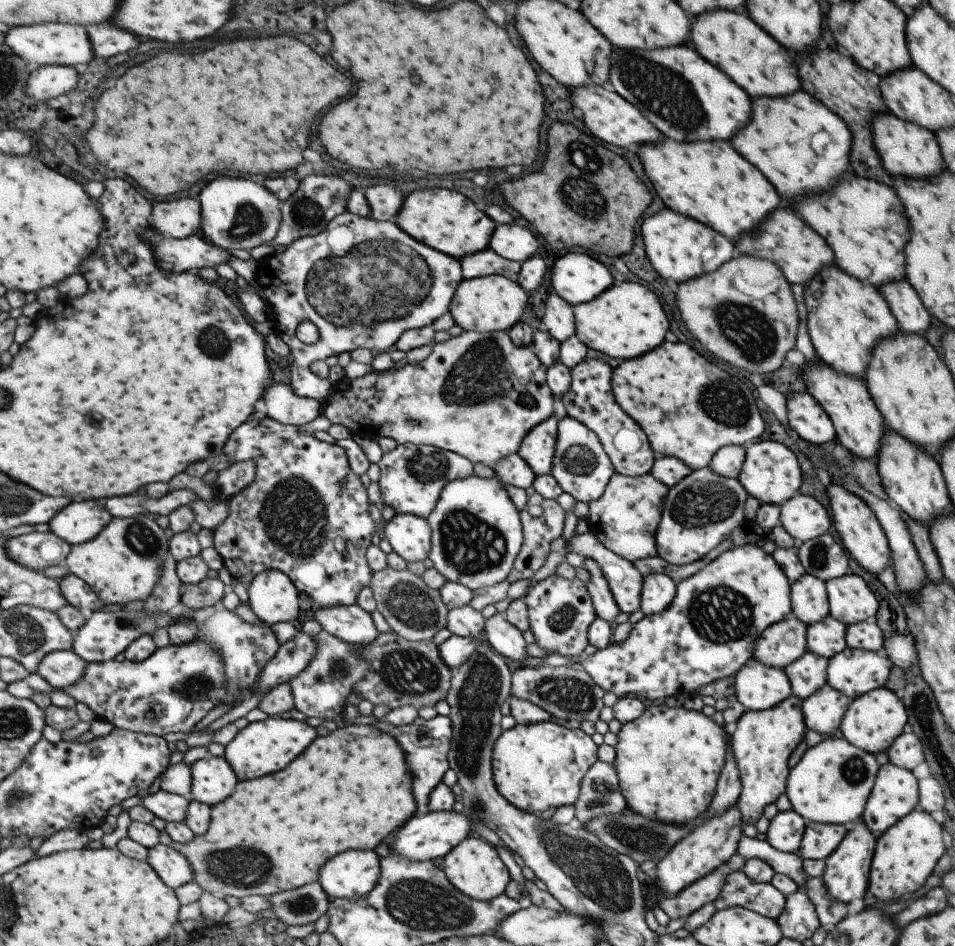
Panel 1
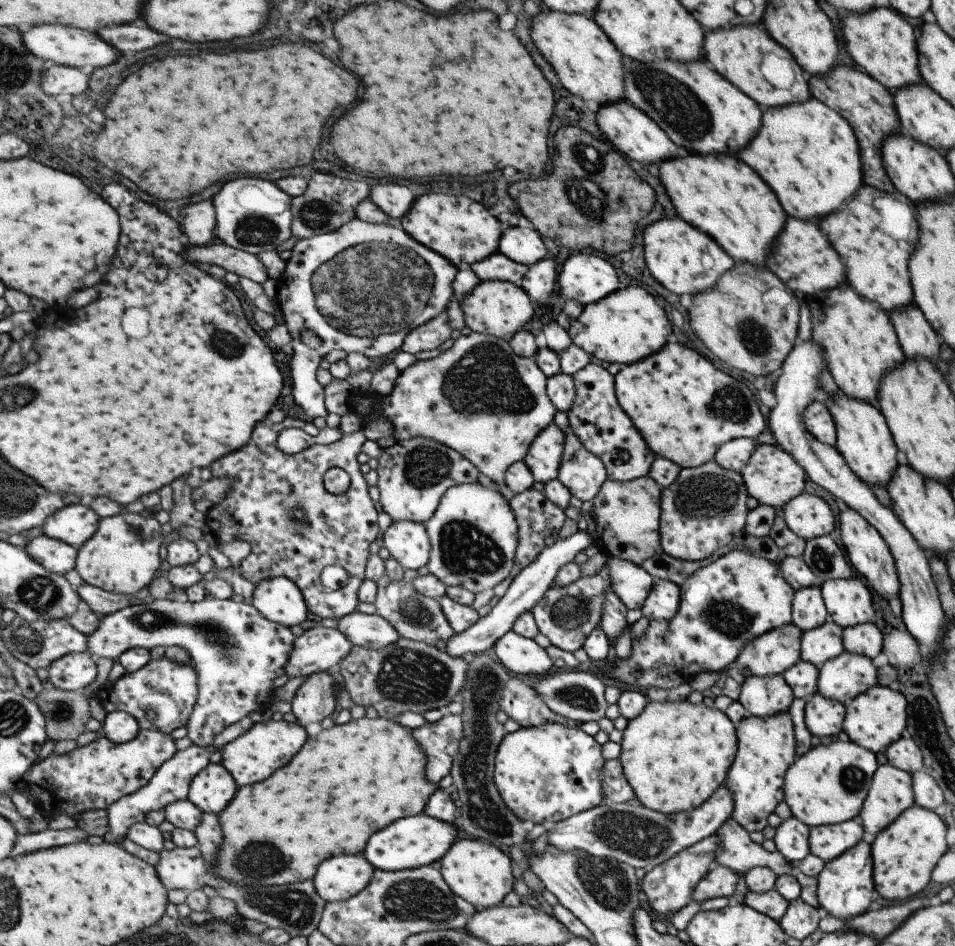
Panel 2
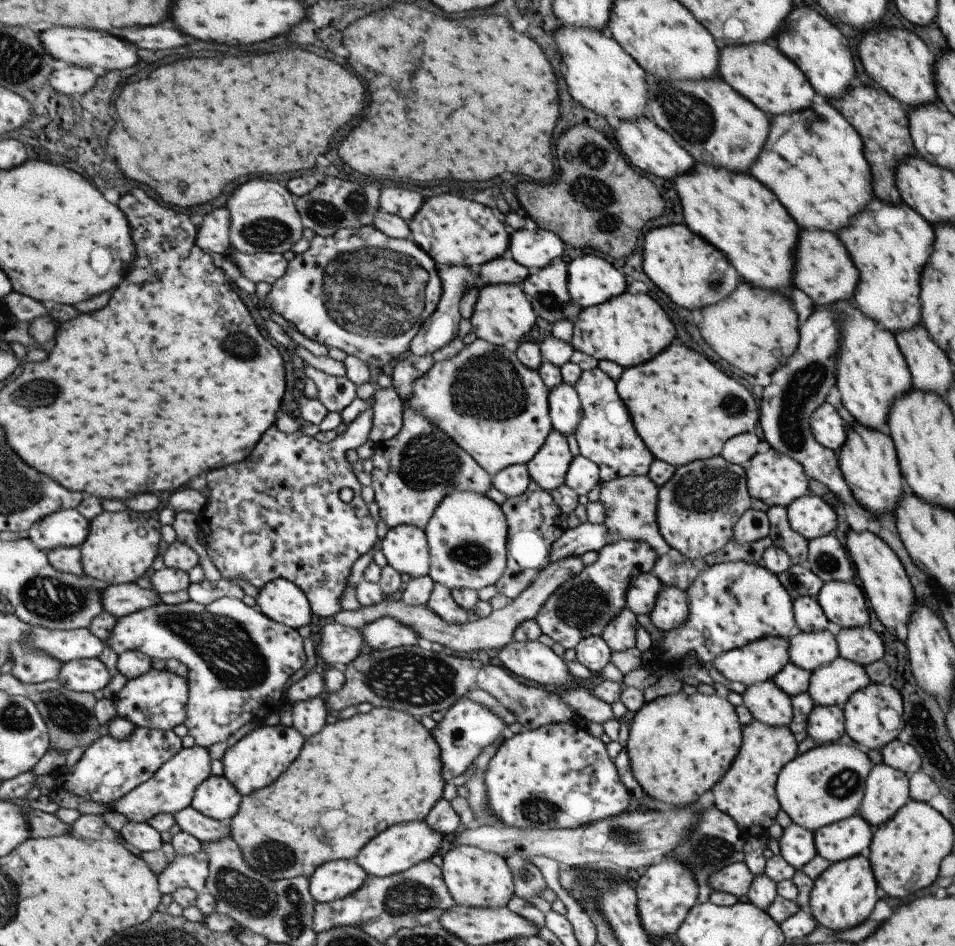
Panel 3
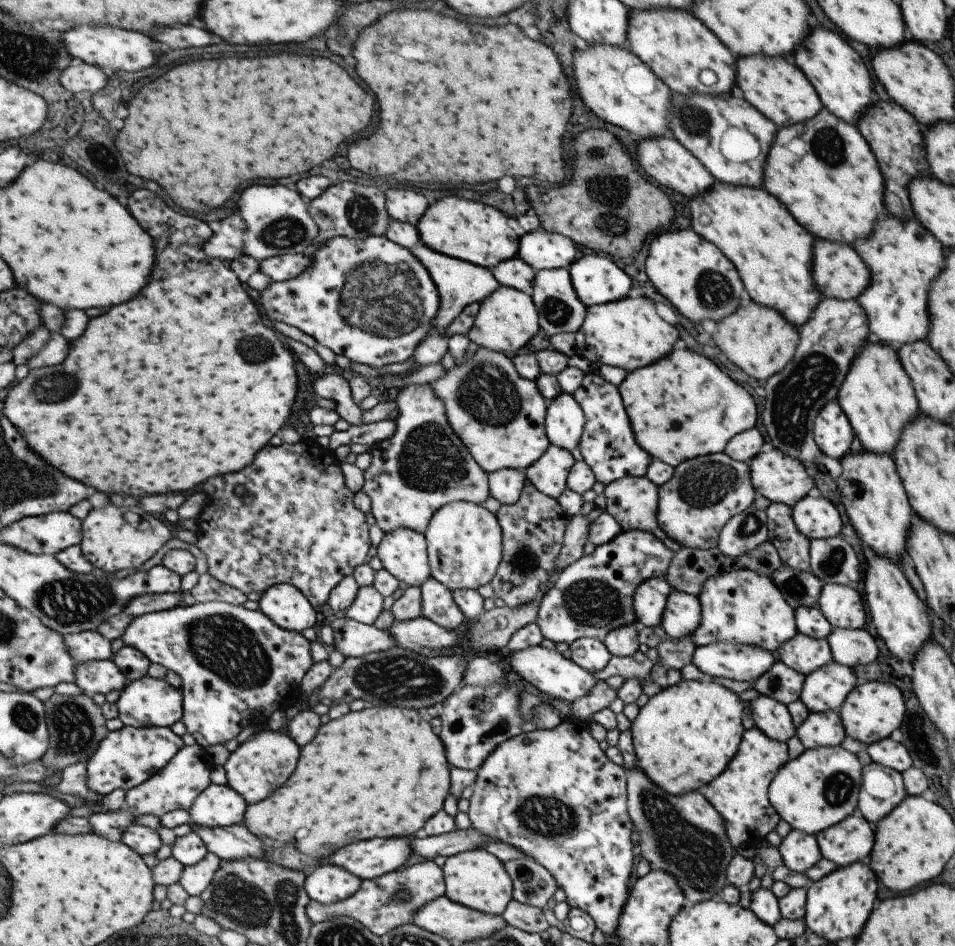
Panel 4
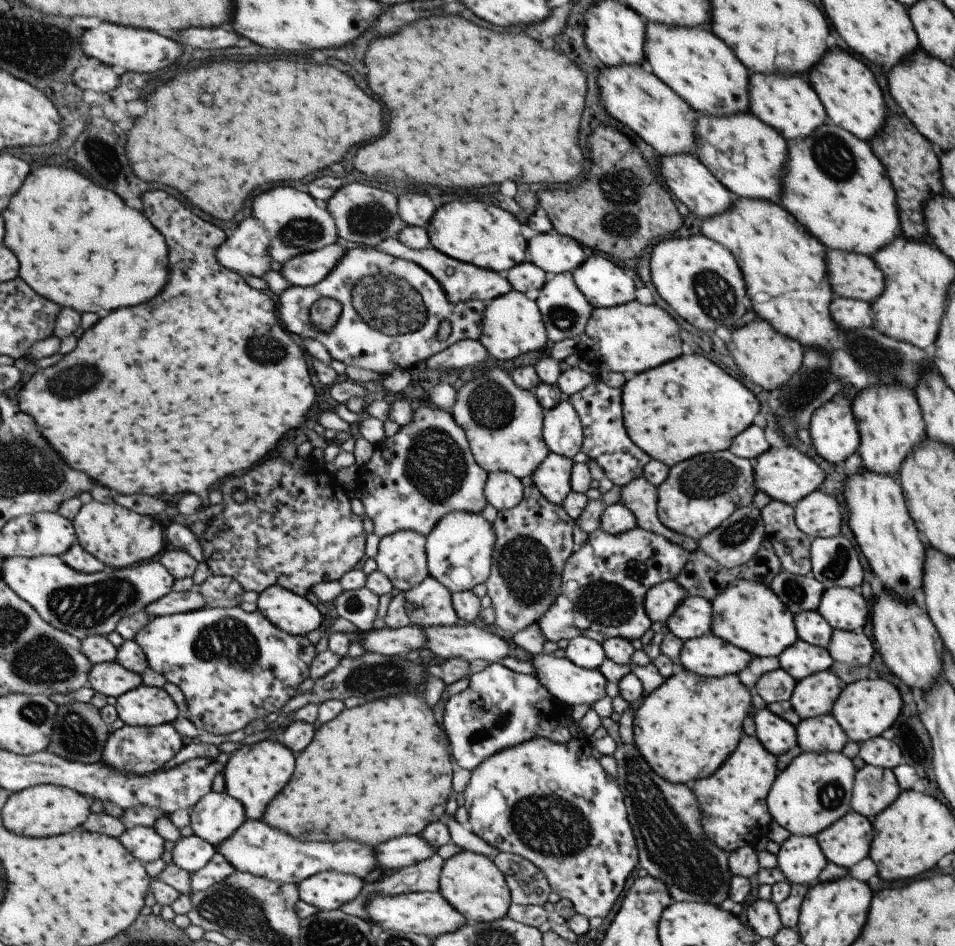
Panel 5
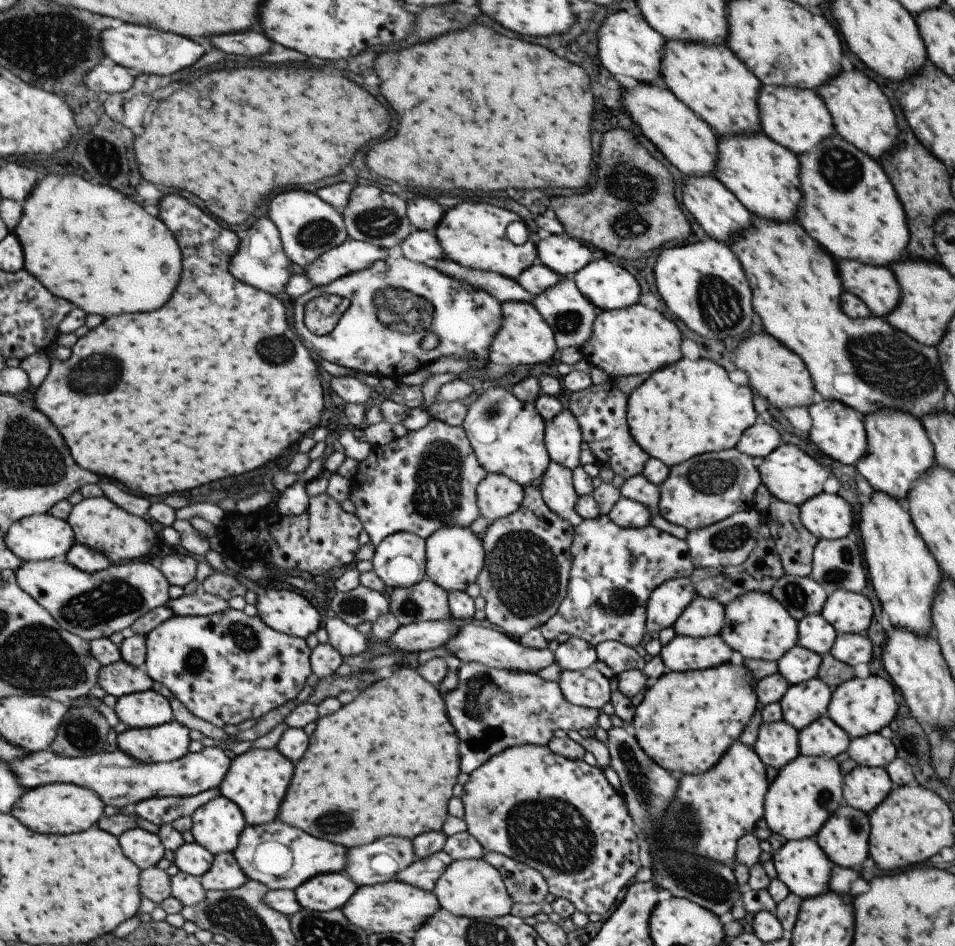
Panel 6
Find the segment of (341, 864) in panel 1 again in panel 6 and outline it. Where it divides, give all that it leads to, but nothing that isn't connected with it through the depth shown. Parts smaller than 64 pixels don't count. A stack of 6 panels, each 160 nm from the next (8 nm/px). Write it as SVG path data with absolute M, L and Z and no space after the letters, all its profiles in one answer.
M341 872L317 875L294 891L305 909L329 912L343 907L358 887L350 877Z

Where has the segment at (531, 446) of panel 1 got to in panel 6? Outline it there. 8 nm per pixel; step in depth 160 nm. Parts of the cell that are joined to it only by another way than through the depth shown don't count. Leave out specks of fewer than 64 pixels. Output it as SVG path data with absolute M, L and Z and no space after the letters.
M550 460L540 476L538 489L547 508L566 520L573 528L581 524L582 518L574 509L578 496L574 491L572 474L568 468Z

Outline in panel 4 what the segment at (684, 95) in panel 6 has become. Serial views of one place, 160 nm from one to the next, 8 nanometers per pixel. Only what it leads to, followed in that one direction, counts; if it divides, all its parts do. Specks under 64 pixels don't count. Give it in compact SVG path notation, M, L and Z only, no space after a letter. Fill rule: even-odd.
M652 8L629 10L623 47L631 51L661 79L670 92L689 96L691 93L722 95L734 86L735 58L731 52L687 10ZM707 69L715 73L716 82L711 86L697 80L697 70Z

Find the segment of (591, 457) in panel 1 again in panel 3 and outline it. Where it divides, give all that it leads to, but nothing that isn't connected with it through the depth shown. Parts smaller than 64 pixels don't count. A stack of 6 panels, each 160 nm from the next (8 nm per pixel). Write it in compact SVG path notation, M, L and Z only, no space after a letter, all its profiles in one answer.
M576 455L567 465L564 484L576 492L577 496L585 496L593 486L601 482L598 474L599 468L596 464Z

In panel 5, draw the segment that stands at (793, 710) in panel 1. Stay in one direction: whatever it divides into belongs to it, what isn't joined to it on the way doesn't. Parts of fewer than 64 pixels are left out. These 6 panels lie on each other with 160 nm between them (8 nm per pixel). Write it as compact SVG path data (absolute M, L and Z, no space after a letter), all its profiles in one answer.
M742 734L735 750L713 774L701 780L695 779L689 785L702 812L700 823L706 837L725 854L745 845L753 847L767 834L772 818L767 810L766 796L779 772L775 762L776 756L767 752L755 735Z

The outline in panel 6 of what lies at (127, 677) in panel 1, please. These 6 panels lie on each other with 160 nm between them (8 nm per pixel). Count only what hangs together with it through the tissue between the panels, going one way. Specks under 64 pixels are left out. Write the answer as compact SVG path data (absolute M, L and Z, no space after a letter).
M154 688L122 696L116 701L114 709L118 718L131 729L158 727L175 718L171 701Z

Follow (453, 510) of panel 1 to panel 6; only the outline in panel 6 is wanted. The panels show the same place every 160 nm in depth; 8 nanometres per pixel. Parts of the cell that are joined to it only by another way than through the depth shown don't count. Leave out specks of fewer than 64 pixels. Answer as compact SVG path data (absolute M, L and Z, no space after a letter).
M443 525L424 540L425 579L447 593L464 591L482 570L483 553L482 540L469 527Z

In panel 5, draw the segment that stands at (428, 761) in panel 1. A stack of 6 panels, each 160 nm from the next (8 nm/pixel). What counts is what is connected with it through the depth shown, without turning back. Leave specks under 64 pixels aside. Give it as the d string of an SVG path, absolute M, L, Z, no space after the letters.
M489 663L483 671L469 676L468 685L464 690L445 702L442 725L448 740L448 748L451 749L451 756L461 768L471 772L489 755L535 737L537 721L540 718L557 722L559 714L567 713L567 710L569 711L569 708L555 700L533 675L516 673L499 663Z

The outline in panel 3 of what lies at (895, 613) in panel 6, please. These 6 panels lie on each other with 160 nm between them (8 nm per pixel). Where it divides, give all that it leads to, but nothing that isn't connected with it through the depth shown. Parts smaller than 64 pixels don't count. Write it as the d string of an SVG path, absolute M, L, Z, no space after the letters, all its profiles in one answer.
M855 422L852 425L845 424L846 435L843 444L840 444L837 452L838 469L841 471L847 486L850 488L855 500L859 501L873 516L878 518L885 511L892 513L900 494L905 492L903 477L897 462L894 444L889 435L882 434L877 429L872 429Z

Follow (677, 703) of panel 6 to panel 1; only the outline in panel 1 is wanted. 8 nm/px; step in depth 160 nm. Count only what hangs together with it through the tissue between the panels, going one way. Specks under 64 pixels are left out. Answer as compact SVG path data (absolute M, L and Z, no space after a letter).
M647 703L635 719L620 726L614 746L619 792L627 808L652 821L683 825L710 805L726 753L726 732L701 712Z

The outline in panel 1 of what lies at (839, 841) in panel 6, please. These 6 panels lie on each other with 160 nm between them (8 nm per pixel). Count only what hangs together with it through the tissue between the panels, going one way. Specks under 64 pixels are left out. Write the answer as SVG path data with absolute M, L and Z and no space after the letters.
M806 822L797 854L802 859L825 860L846 832L843 825Z

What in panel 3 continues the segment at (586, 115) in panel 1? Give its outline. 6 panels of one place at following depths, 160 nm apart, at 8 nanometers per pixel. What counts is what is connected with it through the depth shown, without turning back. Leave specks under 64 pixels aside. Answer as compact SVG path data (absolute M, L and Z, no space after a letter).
M647 115L638 116L635 120L619 121L617 128L612 129L613 142L618 144L619 151L625 155L631 166L649 172L659 178L672 179L674 176L691 170L691 156L681 150L673 138L661 130Z

